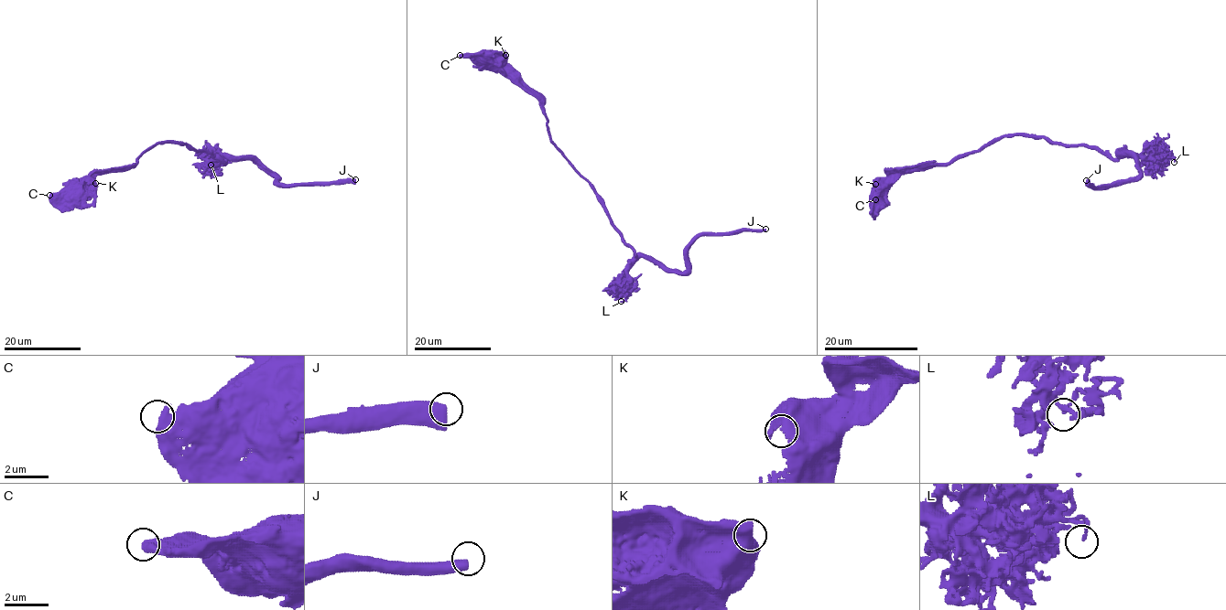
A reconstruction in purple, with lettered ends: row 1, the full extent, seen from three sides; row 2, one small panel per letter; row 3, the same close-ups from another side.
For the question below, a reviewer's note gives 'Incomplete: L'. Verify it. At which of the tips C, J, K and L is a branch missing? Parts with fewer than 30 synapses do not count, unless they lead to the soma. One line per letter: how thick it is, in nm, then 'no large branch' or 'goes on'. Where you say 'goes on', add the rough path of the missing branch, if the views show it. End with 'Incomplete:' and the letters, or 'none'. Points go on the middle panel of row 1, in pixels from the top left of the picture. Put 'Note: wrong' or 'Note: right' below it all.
C: calibre 550 nm; no large branch
J: calibre 600 nm; no large branch
K: calibre 400 nm; no large branch
L: calibre 140 nm; no large branch
Incomplete: none
Note: wrong

